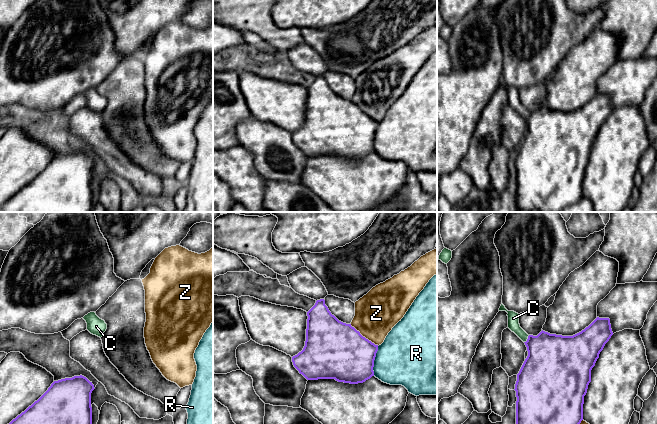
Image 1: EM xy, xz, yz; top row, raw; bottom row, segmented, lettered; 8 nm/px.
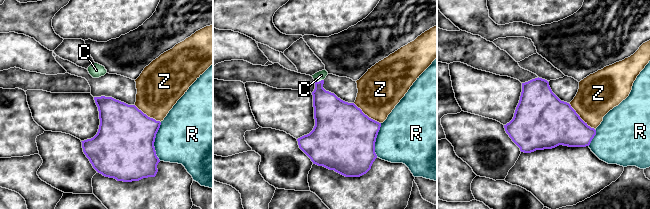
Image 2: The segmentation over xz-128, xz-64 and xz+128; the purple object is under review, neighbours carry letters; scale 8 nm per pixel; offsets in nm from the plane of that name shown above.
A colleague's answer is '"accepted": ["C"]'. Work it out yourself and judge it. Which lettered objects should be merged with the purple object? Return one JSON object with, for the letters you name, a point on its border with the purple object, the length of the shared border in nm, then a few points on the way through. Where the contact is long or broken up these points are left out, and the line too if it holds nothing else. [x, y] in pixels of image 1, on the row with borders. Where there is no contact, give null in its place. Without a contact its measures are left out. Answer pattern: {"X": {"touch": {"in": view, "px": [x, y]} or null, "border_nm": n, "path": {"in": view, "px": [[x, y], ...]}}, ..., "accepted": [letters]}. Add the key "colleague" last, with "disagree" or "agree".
{"C": {"touch": {"in": "yz", "px": [527, 339]}, "border_nm": 80, "path": {"in": "yz", "px": [[551, 359], [539, 347], [527, 339], [513, 325], [513, 318]]}}, "accepted": ["C"], "colleague": "agree"}

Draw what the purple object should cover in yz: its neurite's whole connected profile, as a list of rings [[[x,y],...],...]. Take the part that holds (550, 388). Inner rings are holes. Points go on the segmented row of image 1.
[[[503,304],[499,311],[508,313],[508,328],[525,343],[528,351],[514,389],[517,397],[516,424],[580,424],[591,370],[613,335],[610,319],[597,317],[573,336],[550,334],[543,330],[533,336],[520,327],[518,313],[508,311]]]

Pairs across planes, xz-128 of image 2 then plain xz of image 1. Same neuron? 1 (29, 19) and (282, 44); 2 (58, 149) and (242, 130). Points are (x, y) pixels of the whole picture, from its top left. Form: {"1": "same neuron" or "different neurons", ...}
{"1": "same neuron", "2": "same neuron"}

